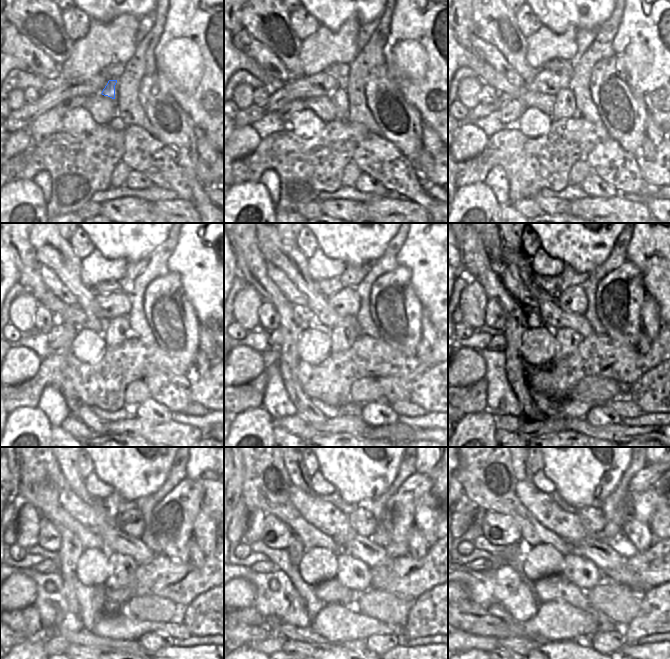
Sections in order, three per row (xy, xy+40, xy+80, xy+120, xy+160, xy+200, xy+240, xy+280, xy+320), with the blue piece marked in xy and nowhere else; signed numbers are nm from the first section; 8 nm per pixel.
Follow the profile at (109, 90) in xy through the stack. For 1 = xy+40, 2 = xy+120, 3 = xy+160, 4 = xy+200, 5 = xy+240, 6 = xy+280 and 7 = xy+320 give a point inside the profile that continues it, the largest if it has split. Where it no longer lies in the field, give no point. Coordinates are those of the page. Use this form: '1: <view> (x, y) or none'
1: xy+40 (339, 97)
2: xy+120 (117, 330)
3: xy+160 (342, 337)
4: xy+200 (568, 340)
5: xy+240 (123, 568)
6: xy+280 (352, 572)
7: xy+320 (579, 570)

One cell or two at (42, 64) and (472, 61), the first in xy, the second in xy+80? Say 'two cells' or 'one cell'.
two cells

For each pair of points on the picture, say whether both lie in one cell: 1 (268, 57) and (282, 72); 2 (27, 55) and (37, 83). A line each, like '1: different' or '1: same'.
1: same
2: different

